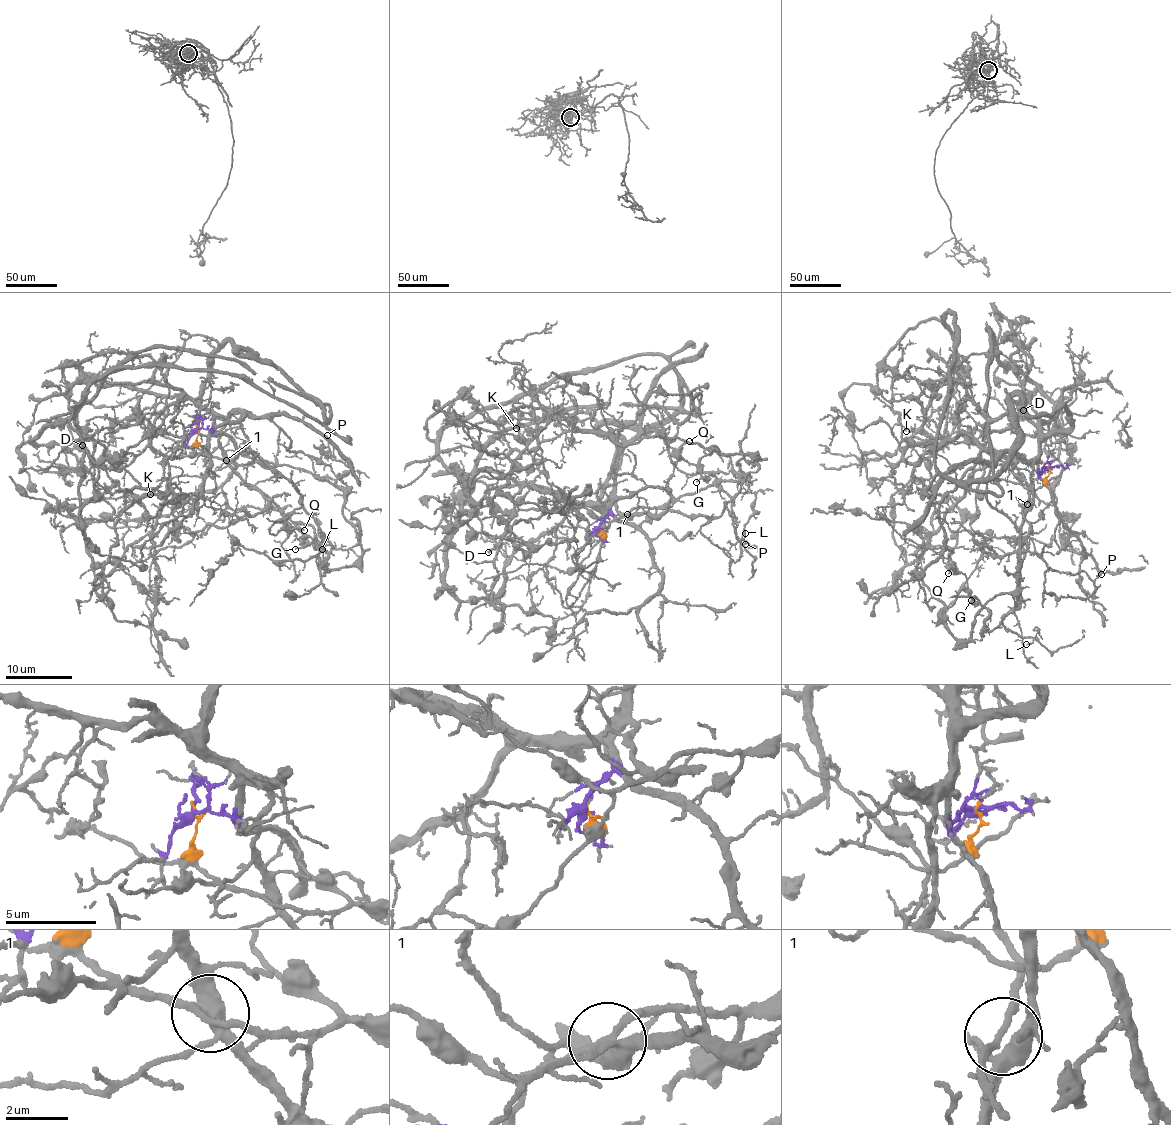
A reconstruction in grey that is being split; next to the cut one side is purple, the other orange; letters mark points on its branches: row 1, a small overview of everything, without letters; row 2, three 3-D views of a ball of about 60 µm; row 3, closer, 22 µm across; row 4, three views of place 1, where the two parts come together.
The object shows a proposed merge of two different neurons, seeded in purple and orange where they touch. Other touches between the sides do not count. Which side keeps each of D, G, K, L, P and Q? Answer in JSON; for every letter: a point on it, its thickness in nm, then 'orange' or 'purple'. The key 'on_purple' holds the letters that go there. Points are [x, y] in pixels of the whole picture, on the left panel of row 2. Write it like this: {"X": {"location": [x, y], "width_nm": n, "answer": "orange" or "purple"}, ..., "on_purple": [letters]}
{"D": {"location": [82, 445], "width_nm": 180, "answer": "purple"}, "G": {"location": [295, 549], "width_nm": 140, "answer": "orange"}, "K": {"location": [150, 494], "width_nm": 90, "answer": "purple"}, "L": {"location": [322, 549], "width_nm": 110, "answer": "purple"}, "P": {"location": [327, 435], "width_nm": 140, "answer": "purple"}, "Q": {"location": [304, 530], "width_nm": 160, "answer": "orange"}, "on_purple": ["D", "K", "L", "P"]}

